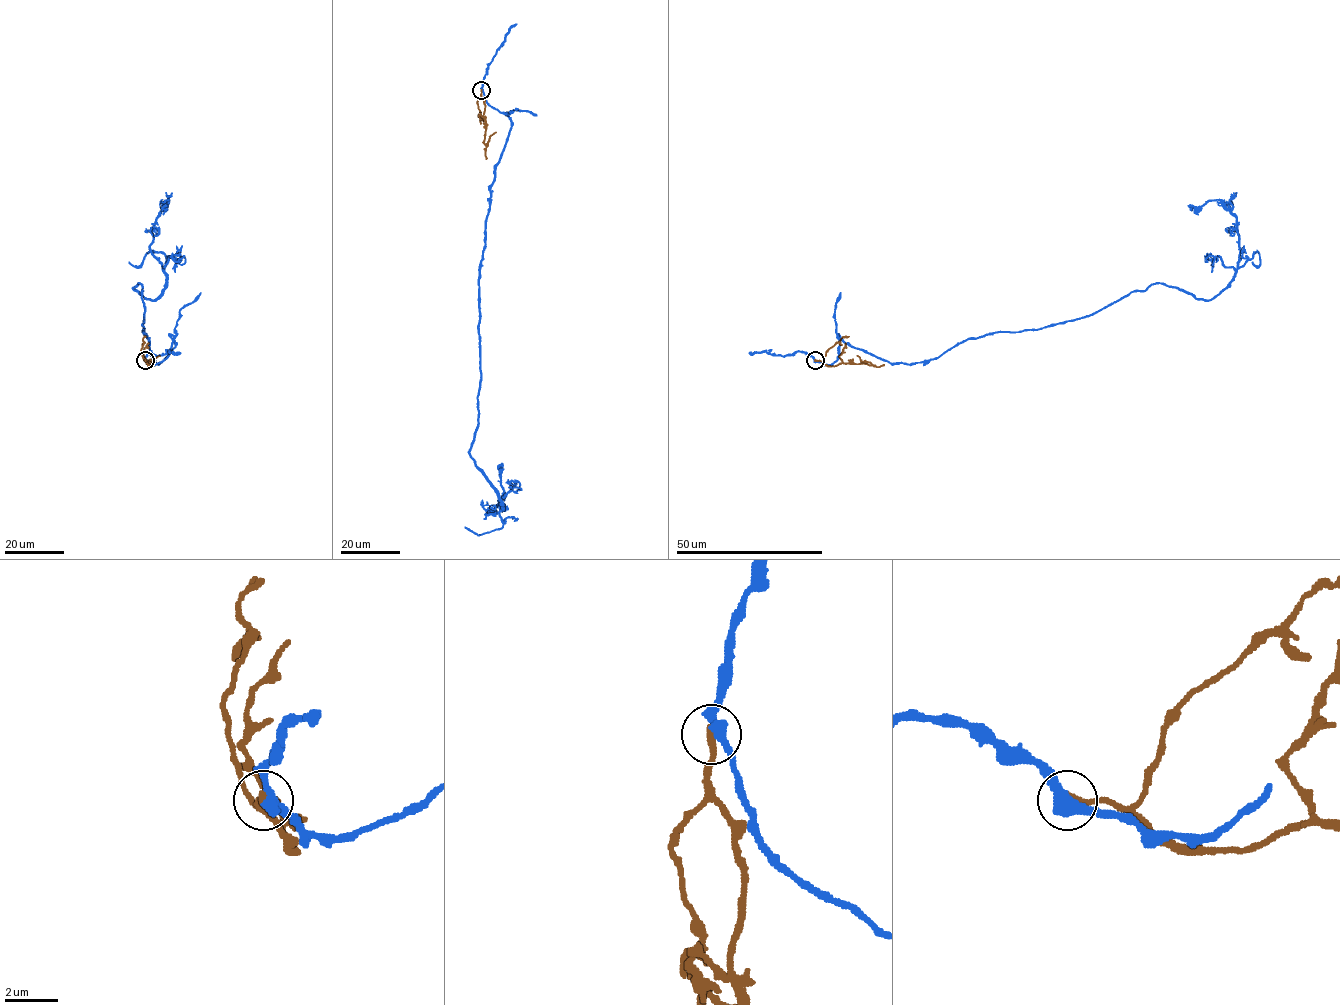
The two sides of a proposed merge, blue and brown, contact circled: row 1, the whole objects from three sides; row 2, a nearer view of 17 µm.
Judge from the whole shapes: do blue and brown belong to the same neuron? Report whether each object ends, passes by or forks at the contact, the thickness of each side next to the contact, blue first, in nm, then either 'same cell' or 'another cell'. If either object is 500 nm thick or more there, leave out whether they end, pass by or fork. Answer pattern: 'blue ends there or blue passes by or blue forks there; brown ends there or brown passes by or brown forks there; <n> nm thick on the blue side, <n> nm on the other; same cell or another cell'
blue passes by; brown ends there; 400 nm thick on the blue side, 360 nm on the other; another cell

